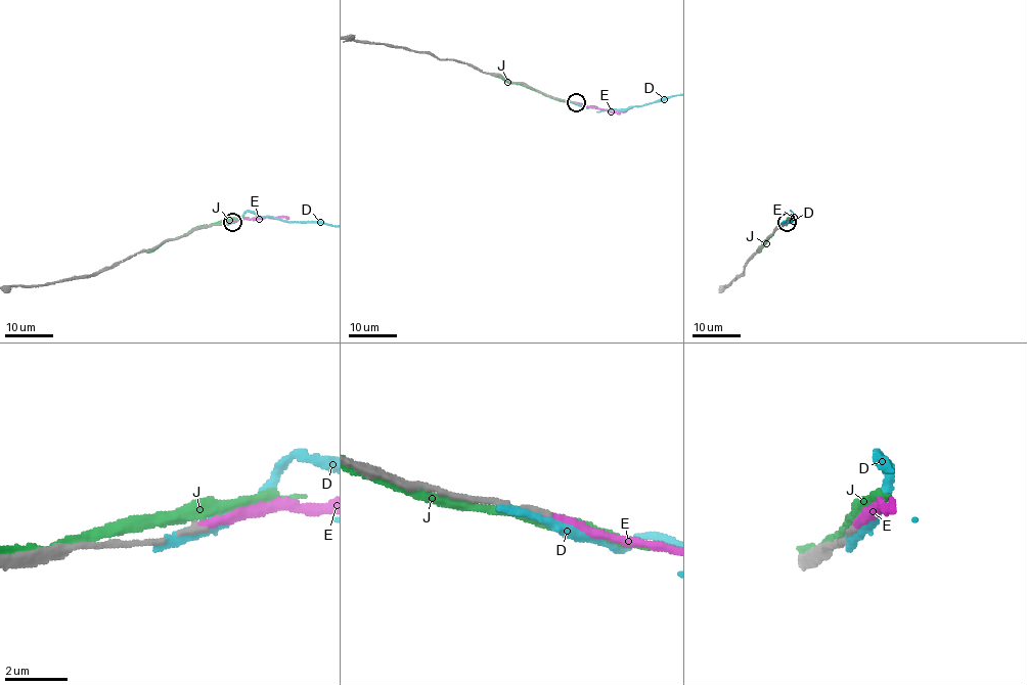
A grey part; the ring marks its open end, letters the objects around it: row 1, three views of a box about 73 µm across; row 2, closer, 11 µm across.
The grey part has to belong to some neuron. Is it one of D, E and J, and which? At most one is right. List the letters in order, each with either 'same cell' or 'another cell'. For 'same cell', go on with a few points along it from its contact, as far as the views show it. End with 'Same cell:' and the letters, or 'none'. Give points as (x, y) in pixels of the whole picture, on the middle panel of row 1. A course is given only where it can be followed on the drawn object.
D: another cell
E: same cell | via (575, 102), (609, 111), (633, 107)
J: another cell
Same cell: E

